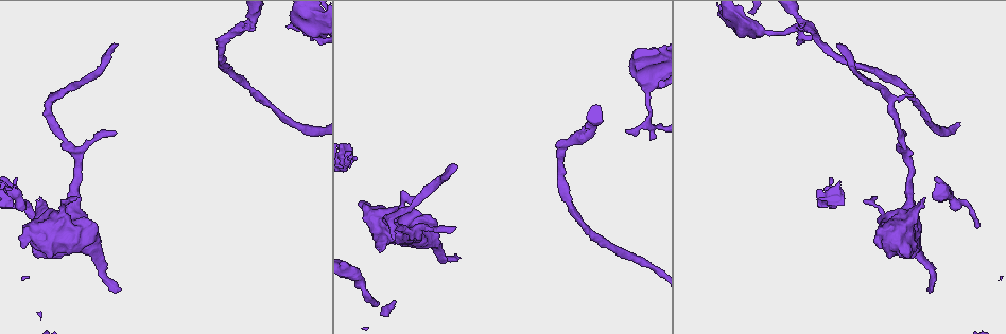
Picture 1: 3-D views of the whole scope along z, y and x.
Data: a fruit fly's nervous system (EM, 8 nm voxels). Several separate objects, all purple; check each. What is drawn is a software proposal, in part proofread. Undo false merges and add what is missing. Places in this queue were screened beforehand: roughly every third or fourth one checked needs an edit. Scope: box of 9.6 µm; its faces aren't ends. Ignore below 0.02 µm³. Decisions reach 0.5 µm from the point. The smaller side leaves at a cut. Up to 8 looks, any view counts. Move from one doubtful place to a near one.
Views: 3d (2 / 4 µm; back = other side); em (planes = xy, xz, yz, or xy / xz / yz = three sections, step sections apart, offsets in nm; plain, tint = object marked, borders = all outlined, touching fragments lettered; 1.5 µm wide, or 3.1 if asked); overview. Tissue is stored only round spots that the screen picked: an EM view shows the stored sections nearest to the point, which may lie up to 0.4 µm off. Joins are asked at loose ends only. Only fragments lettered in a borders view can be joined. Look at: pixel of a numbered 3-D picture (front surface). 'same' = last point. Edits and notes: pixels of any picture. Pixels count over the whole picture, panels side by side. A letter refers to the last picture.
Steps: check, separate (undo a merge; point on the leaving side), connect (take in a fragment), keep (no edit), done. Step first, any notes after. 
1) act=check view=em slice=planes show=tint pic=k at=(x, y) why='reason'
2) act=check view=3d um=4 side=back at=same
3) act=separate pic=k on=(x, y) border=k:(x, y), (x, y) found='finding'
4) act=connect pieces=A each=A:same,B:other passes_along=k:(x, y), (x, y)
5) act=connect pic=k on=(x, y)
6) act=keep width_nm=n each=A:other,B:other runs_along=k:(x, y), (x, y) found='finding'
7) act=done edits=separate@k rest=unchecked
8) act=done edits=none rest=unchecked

act=check view=3d um=2 pic=1 at=(453, 229) why='an open end'

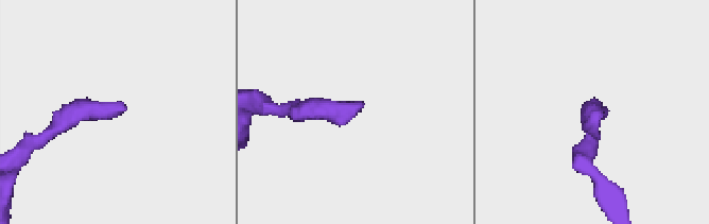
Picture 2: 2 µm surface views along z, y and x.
act=check view=em slice=xy step=4 show=tint pic=2 at=(360, 106) why='need the tissue'

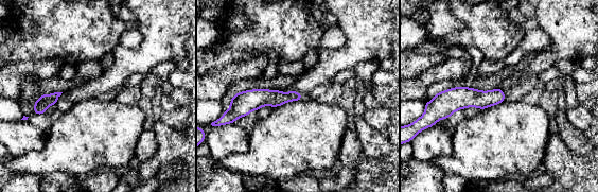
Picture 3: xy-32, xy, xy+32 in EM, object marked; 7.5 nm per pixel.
act=check view=em slice=xz step=8 show=borders at=same

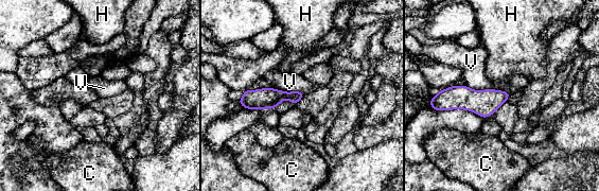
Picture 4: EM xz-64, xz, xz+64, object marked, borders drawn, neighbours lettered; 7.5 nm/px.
act=keep each=C:other,H:other,V:other border=4:(272, 87), (305, 94) found='none of them fits'

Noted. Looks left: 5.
act=check view=em slice=planes show=borders pic=1 at=(838, 44) why='long arm stops here'

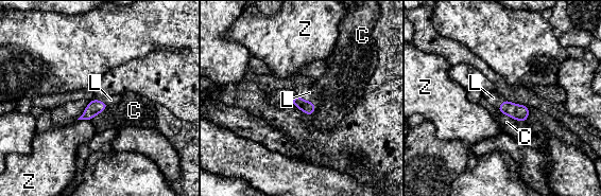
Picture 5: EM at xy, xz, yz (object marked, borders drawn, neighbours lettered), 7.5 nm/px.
act=connect pieces=L each=C:other,L:same,Z:other passes_along=5:(307, 107), (305, 100), (309, 92) found='it goes on there'

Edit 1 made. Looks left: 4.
act=check view=overview

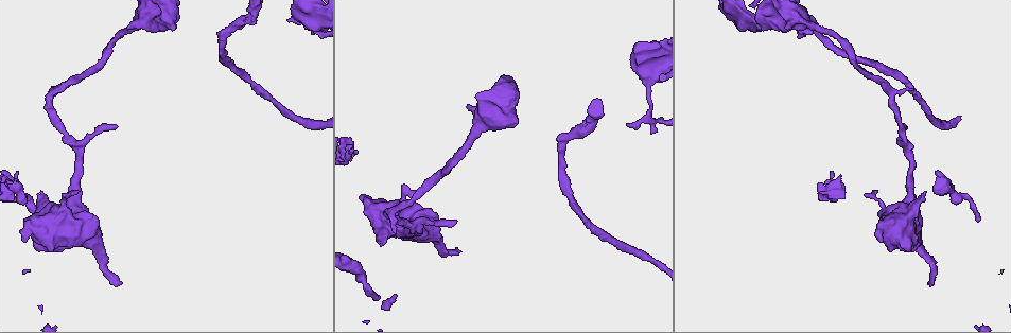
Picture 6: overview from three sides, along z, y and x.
act=check view=3d um=4 pic=6 at=(648, 97)

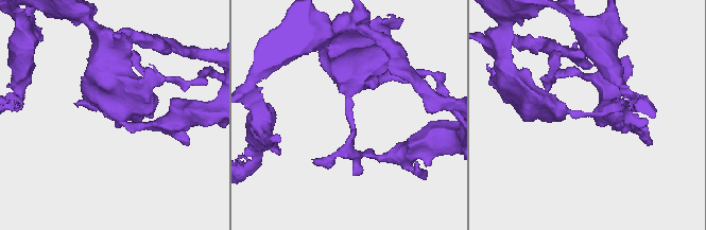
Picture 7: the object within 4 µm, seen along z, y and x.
act=check view=em slice=xz step=8 show=tint pic=7 at=(348, 114)

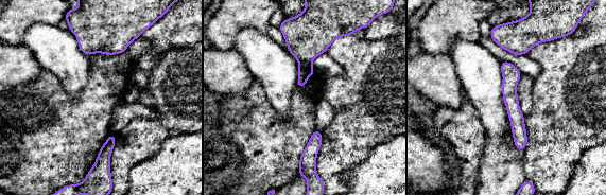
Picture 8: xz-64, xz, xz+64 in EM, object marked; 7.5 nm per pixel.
act=check view=em slice=xz step=8 show=borders at=same

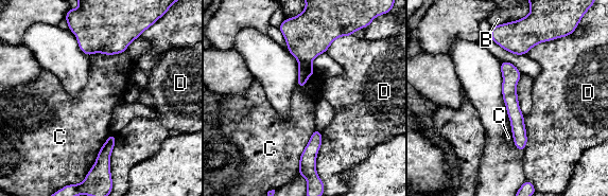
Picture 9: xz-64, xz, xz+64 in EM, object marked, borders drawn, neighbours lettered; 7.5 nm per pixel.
act=separate pic=9 on=(306, 70) each=B:other,C:other,D:other border=9:(298, 60), (311, 63) found='two neurons meet here'

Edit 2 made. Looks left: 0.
act=done edits=connect@5,separate@9 rest=unchecked

